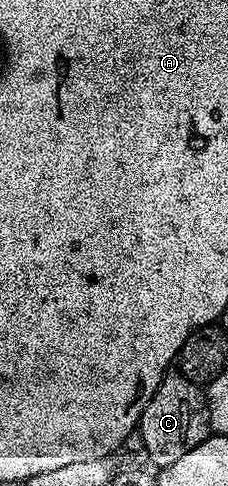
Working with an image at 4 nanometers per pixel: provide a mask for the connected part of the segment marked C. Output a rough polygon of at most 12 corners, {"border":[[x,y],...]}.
{"border":[[164,375],[137,428],[162,469],[211,434],[204,388]]}

